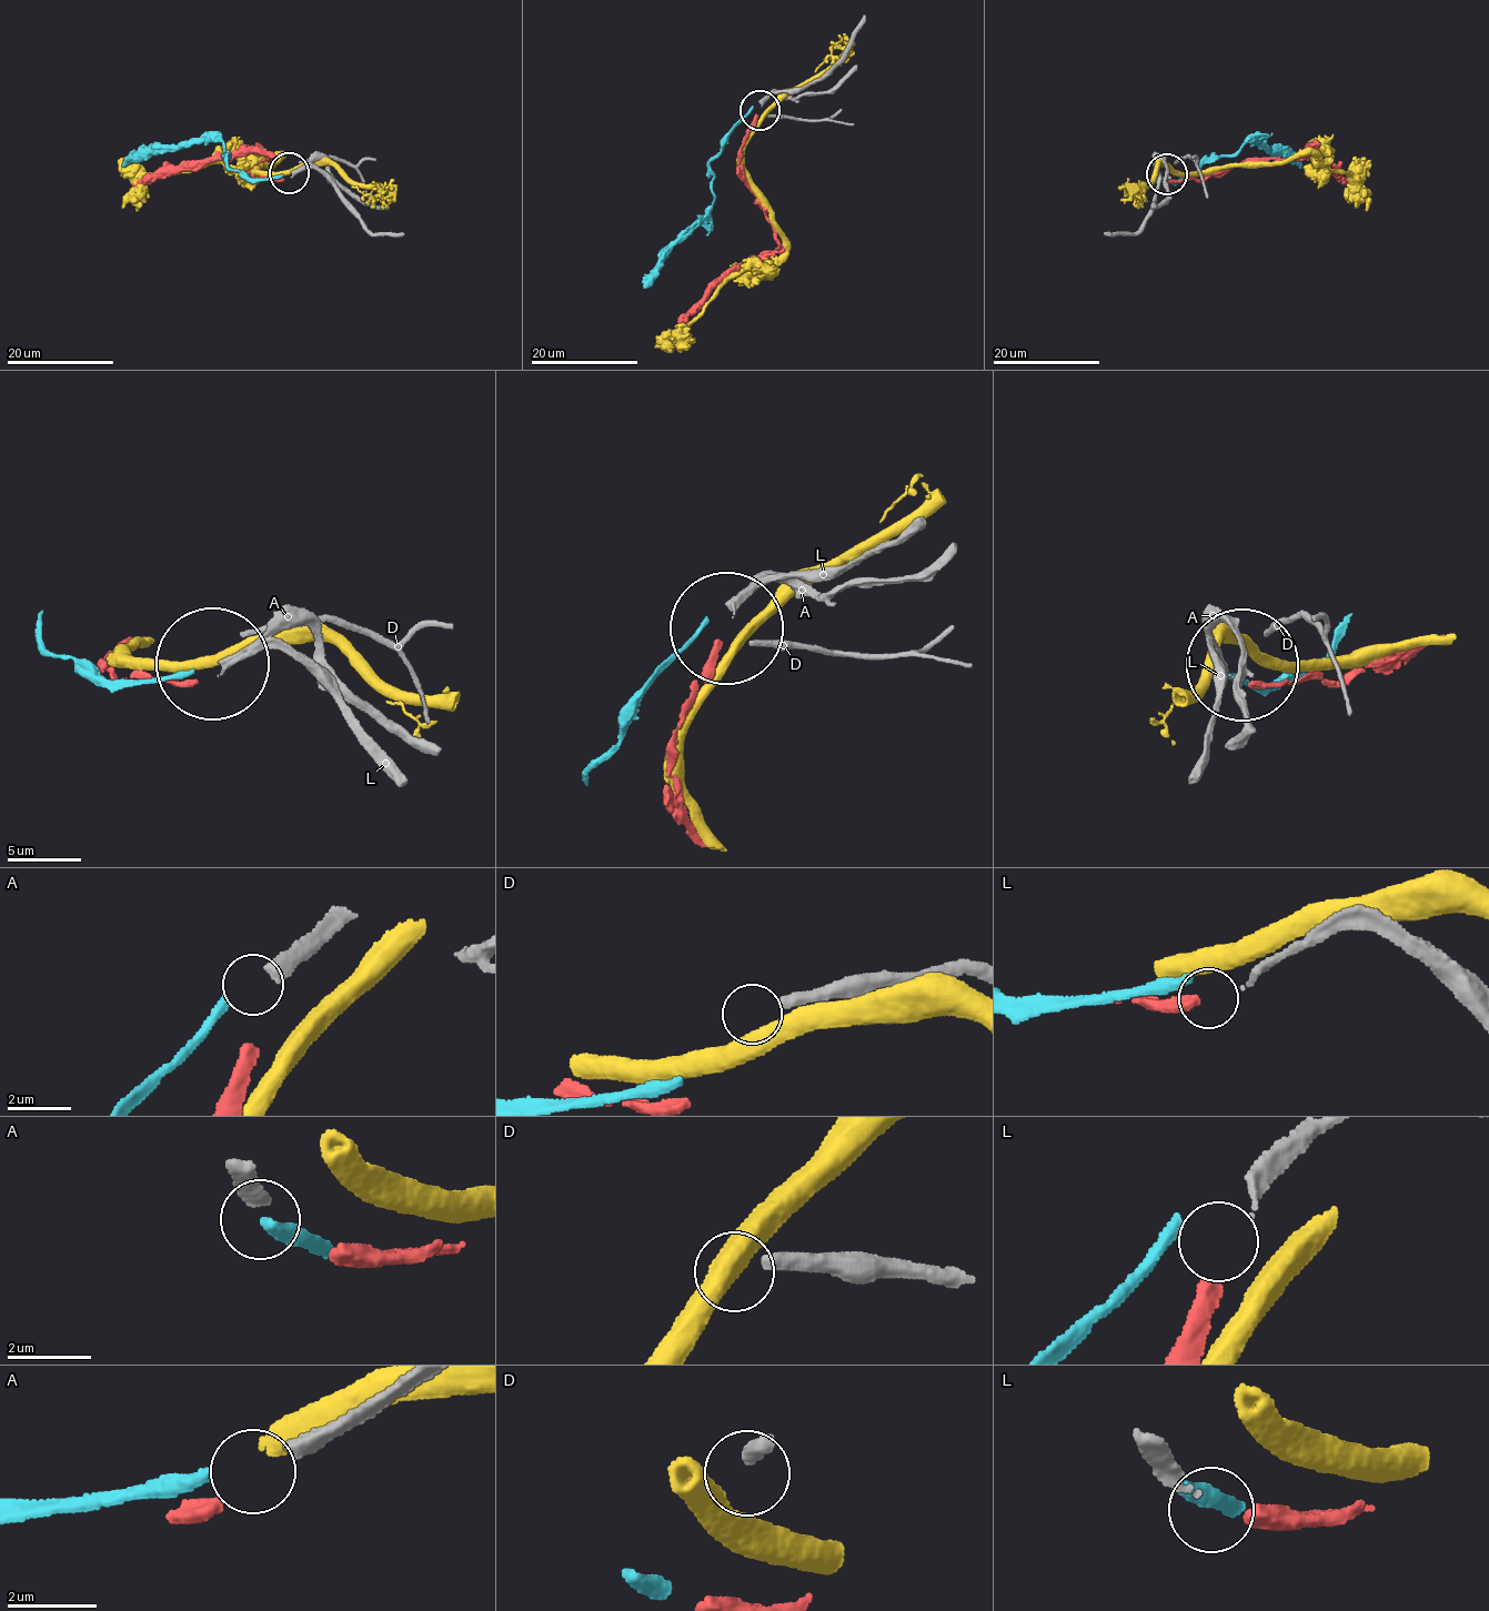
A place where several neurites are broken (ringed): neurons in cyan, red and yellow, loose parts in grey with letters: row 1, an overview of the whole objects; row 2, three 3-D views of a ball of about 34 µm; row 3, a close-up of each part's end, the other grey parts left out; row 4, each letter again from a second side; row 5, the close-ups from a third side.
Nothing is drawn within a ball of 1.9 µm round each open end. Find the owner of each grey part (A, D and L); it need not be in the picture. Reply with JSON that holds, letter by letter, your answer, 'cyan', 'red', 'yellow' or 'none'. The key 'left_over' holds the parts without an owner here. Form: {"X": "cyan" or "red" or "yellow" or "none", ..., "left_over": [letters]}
{"A": "cyan", "D": "none", "L": "red", "left_over": ["D"]}

